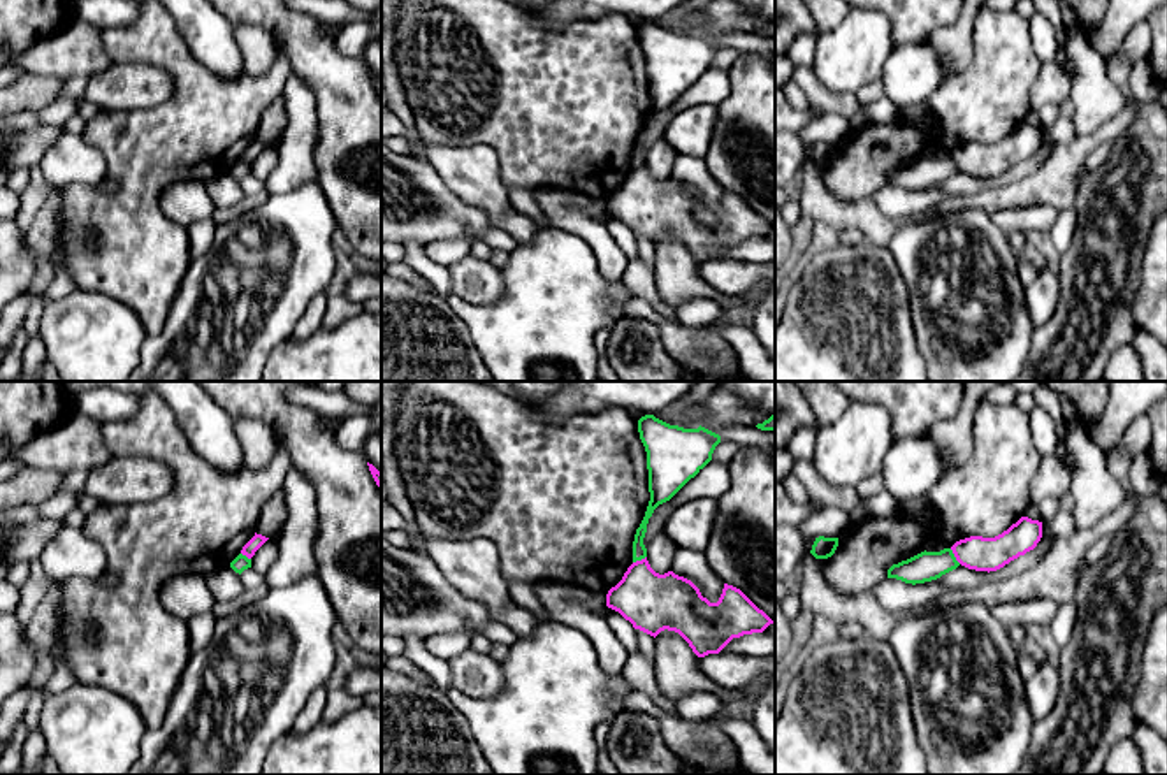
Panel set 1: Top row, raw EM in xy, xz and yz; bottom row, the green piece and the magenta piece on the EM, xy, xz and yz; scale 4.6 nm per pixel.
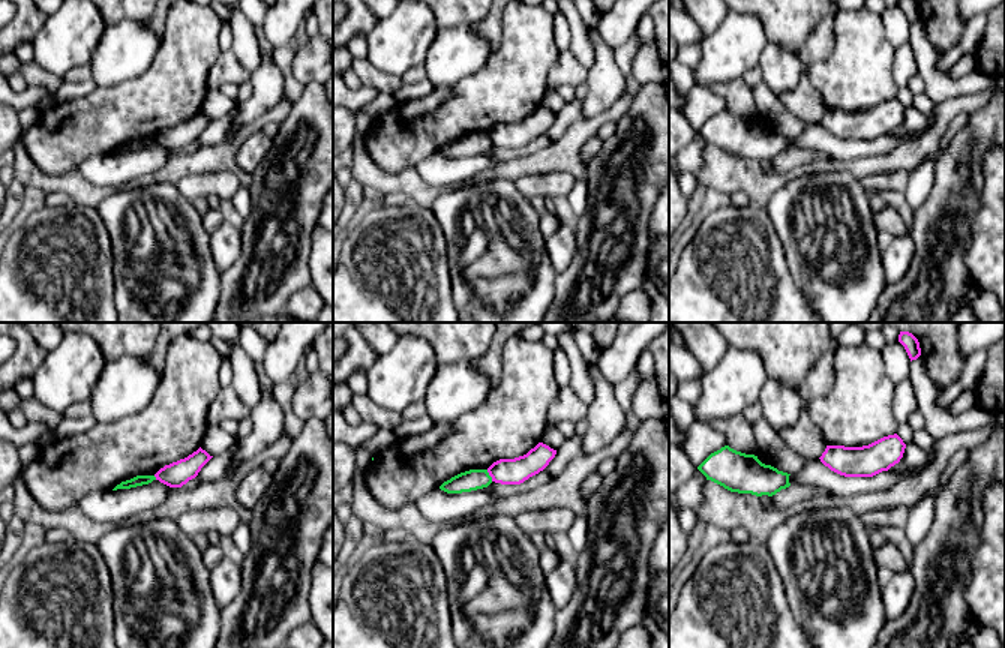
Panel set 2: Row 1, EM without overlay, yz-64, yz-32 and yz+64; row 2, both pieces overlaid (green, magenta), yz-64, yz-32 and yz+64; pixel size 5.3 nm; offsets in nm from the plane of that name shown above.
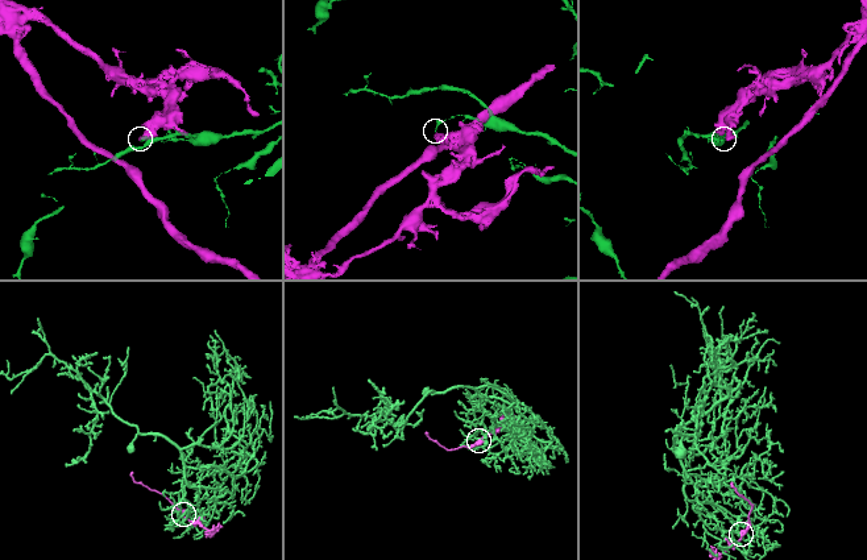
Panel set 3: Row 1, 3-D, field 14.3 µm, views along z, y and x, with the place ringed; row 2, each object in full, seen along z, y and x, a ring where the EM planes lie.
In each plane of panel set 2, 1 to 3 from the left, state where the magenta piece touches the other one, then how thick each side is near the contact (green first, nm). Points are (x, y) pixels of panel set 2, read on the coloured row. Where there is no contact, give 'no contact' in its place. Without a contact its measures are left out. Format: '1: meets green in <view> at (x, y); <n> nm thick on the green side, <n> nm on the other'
1: meets green in yz-64 at (155, 477); 60 nm thick on the green side, 140 nm on the other
2: meets green in yz-32 at (489, 476); 110 nm thick on the green side, 140 nm on the other
3: no contact

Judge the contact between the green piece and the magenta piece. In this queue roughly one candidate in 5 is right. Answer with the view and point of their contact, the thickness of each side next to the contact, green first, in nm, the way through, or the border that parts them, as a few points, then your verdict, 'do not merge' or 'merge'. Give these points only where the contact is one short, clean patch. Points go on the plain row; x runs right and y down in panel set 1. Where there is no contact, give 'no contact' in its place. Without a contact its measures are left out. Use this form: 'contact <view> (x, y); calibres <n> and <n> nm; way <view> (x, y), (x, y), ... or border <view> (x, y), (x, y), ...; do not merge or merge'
contact yz (953, 162); calibres 140 and 160 nm; border yz (949, 155), (960, 169); do not merge

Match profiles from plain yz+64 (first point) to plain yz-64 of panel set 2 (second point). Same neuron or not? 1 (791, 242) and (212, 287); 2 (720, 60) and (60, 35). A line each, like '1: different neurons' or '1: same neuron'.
1: same neuron
2: same neuron

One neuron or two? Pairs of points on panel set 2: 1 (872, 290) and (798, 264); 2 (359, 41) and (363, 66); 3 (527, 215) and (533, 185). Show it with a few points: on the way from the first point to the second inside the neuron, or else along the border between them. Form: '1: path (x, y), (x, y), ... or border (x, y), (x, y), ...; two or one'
1: path (854, 293), (825, 293), (815, 282); one
2: border (353, 57), (365, 60); two
3: border (513, 182), (528, 200); two

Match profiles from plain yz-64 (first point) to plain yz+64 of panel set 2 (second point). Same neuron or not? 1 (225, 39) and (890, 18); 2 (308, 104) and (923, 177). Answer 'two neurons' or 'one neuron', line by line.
1: one neuron
2: two neurons

